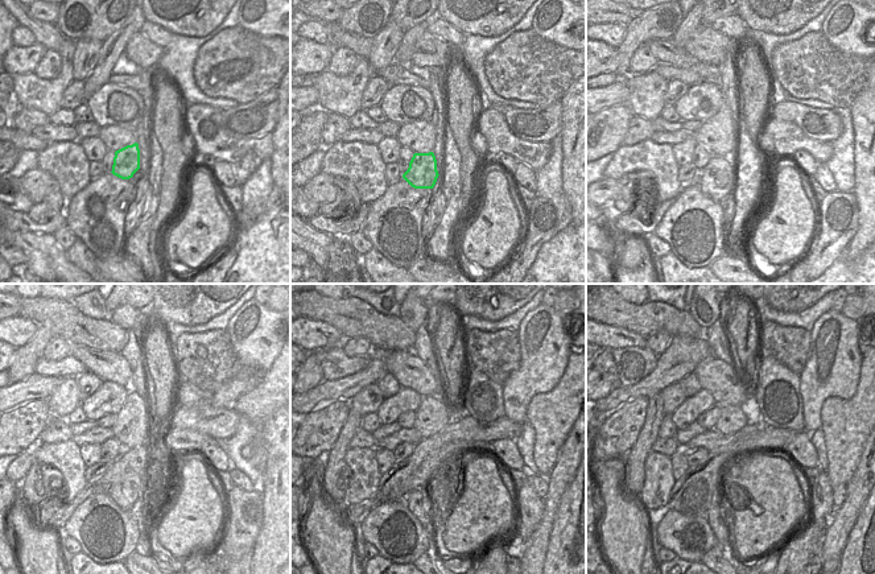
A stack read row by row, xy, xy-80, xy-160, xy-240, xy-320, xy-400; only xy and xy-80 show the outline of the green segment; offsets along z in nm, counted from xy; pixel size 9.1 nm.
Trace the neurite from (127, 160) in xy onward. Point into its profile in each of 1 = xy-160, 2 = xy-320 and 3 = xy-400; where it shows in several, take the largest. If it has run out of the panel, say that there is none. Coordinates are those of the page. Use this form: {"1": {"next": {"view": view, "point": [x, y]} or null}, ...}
{"1": {"next": {"view": "xy-160", "point": [717, 184]}}, "2": {"next": {"view": "xy-320", "point": [419, 499]}}, "3": {"next": {"view": "xy-400", "point": [717, 521]}}}

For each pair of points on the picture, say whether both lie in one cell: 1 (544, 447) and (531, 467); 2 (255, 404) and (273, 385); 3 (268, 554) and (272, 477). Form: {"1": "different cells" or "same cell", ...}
{"1": "different cells", "2": "same cell", "3": "same cell"}

